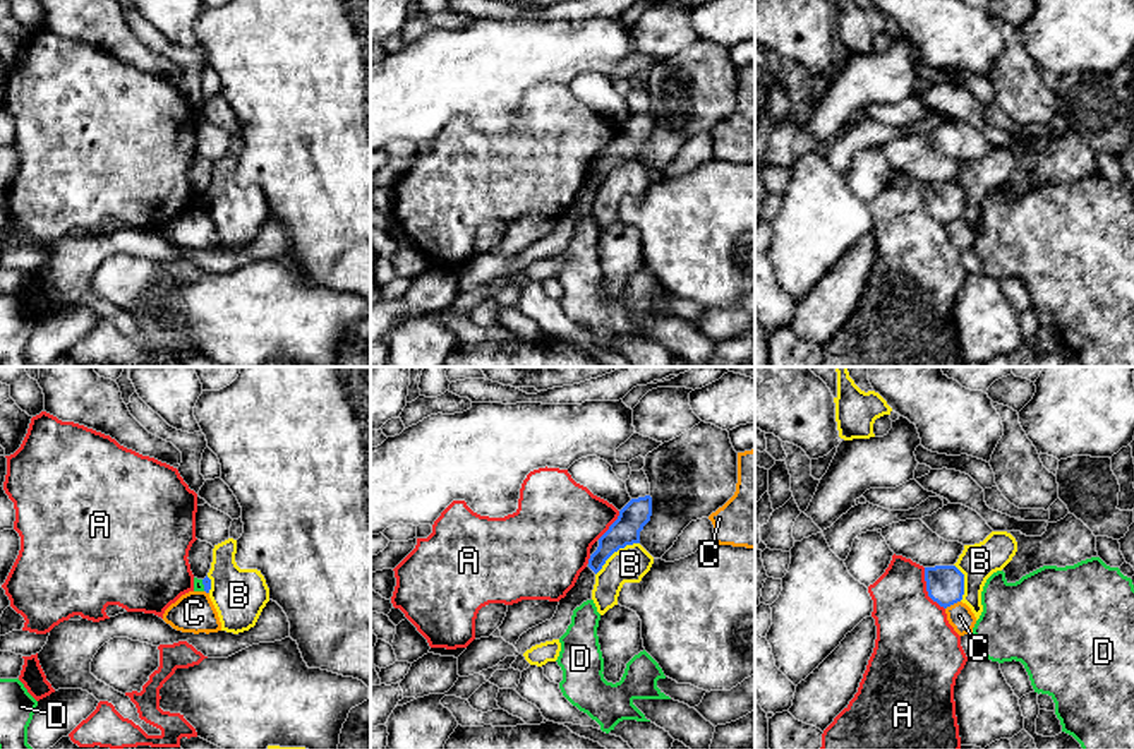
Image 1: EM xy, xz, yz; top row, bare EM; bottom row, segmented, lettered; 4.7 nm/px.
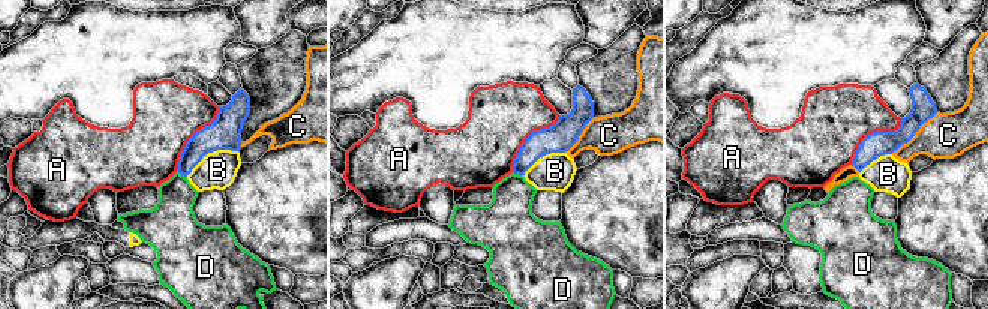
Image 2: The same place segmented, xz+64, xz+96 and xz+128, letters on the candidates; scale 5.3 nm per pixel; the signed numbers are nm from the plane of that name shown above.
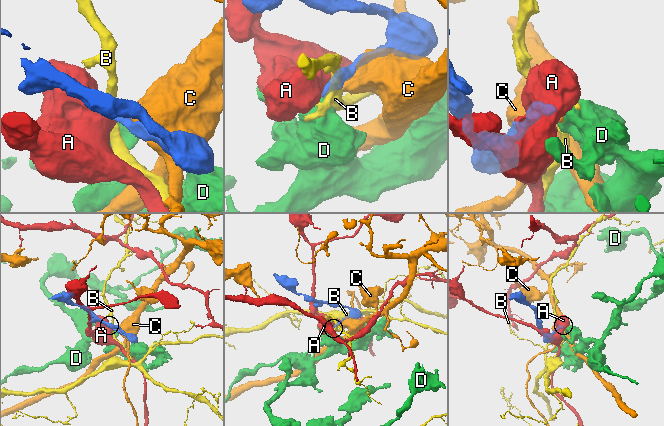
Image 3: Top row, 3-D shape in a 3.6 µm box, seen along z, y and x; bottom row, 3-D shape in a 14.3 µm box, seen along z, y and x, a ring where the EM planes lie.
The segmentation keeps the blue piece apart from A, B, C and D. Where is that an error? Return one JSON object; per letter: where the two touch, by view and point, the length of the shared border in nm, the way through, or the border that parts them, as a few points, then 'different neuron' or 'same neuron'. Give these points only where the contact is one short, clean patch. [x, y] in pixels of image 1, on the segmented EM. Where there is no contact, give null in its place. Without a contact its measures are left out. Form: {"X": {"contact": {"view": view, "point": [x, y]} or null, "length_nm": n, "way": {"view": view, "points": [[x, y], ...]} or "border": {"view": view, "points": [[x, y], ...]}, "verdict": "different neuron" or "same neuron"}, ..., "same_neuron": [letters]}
{"A": {"contact": {"view": "yz", "point": [927, 590]}, "length_nm": 220, "verdict": "different neuron"}, "B": {"contact": {"view": "xz", "point": [615, 551]}, "length_nm": 260, "border": {"view": "xz", "points": [[639, 542], [620, 547], [596, 575]]}, "verdict": "different neuron"}, "C": {"contact": {"view": "yz", "point": [953, 604]}, "length_nm": 80, "verdict": "different neuron"}, "D": {"contact": {"view": "xy", "point": [203, 583]}, "length_nm": 60, "border": {"view": "xy", "points": [[201, 580], [205, 590]]}, "verdict": "different neuron"}, "same_neuron": []}

